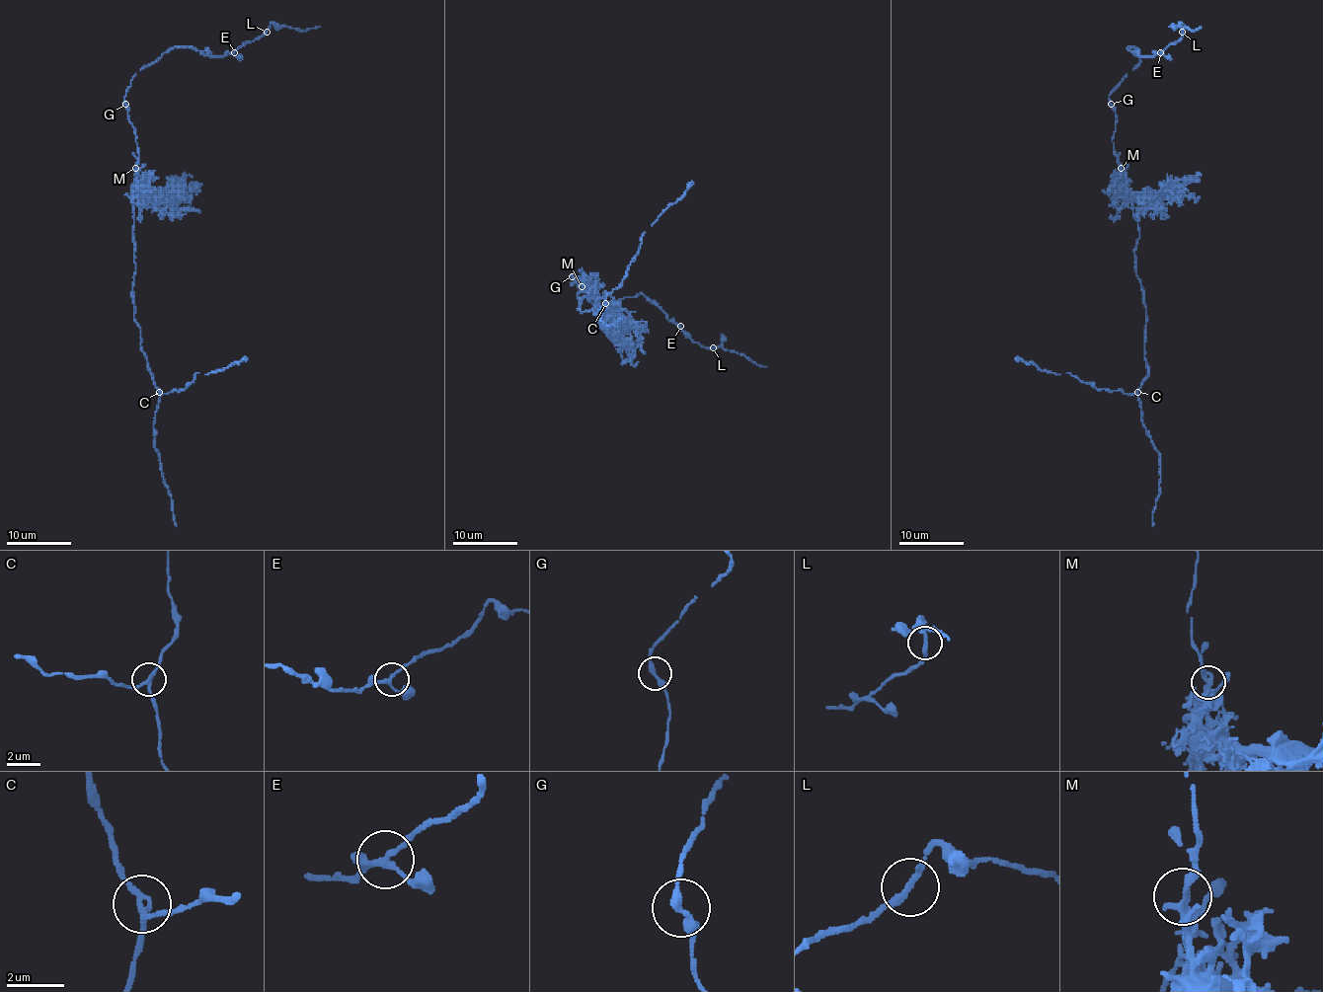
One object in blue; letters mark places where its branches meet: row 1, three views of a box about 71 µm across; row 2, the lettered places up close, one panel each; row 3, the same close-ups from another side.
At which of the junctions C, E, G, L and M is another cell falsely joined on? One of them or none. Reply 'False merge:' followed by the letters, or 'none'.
False merge: M

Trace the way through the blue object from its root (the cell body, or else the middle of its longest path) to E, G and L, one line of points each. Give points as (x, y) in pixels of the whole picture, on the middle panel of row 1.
E: (577, 295), (585, 280), (582, 277), (576, 282), (571, 274), (593, 303), (606, 305), (644, 294), (680, 326)
G: (577, 295), (585, 280), (582, 277), (576, 282), (572, 276)
L: (577, 295), (585, 280), (576, 282), (571, 274), (598, 305), (644, 294), (695, 343), (713, 347)

